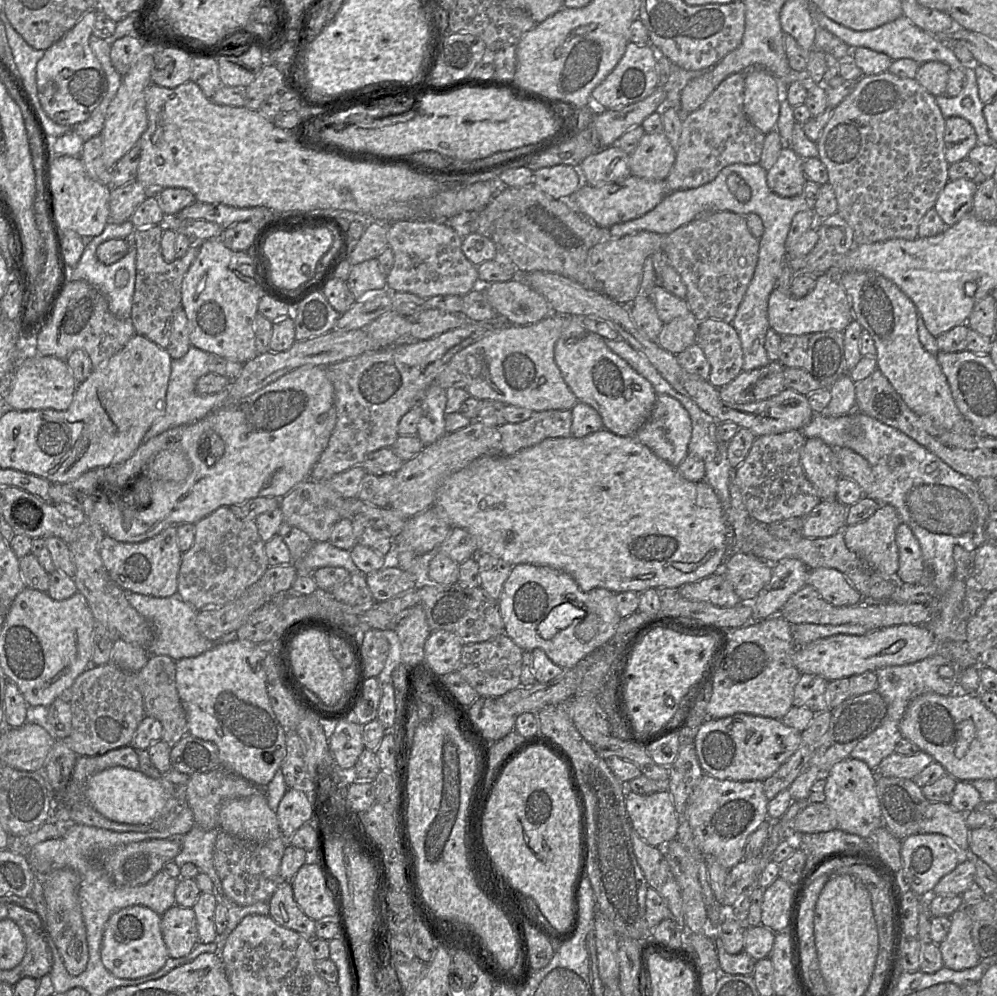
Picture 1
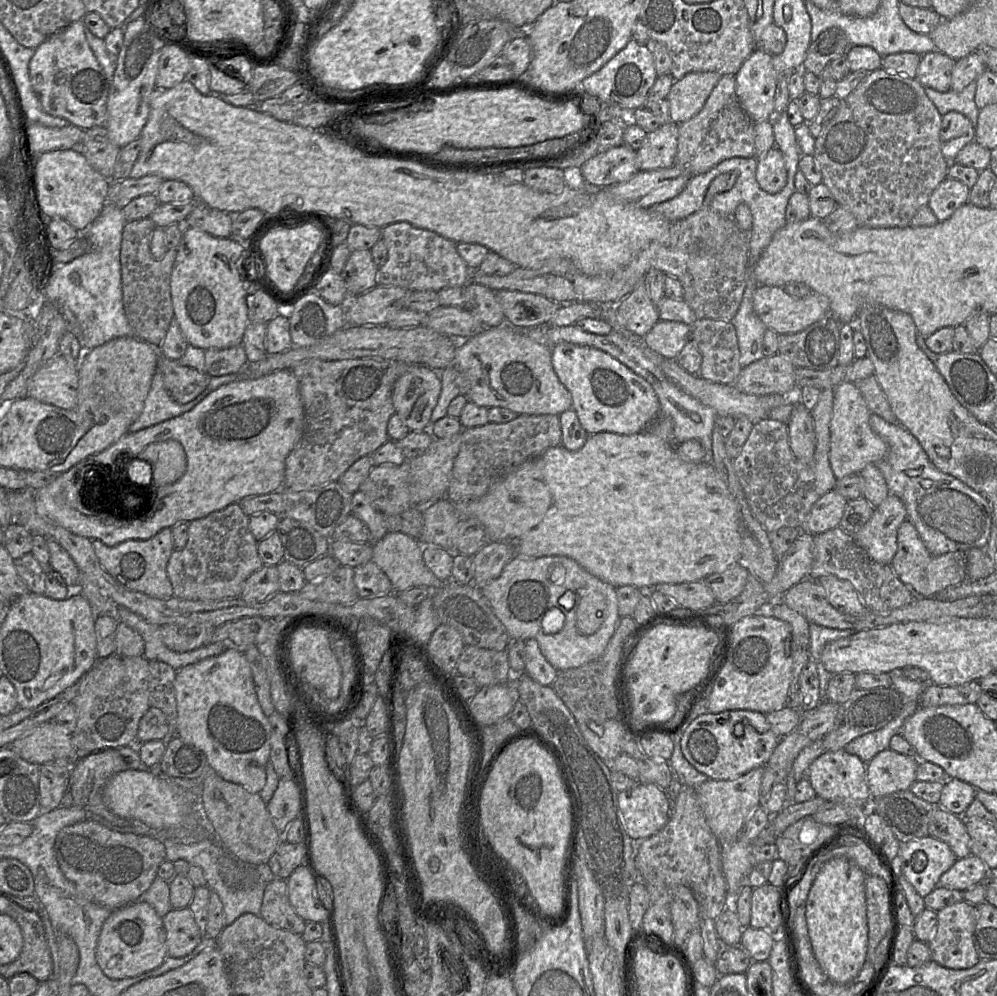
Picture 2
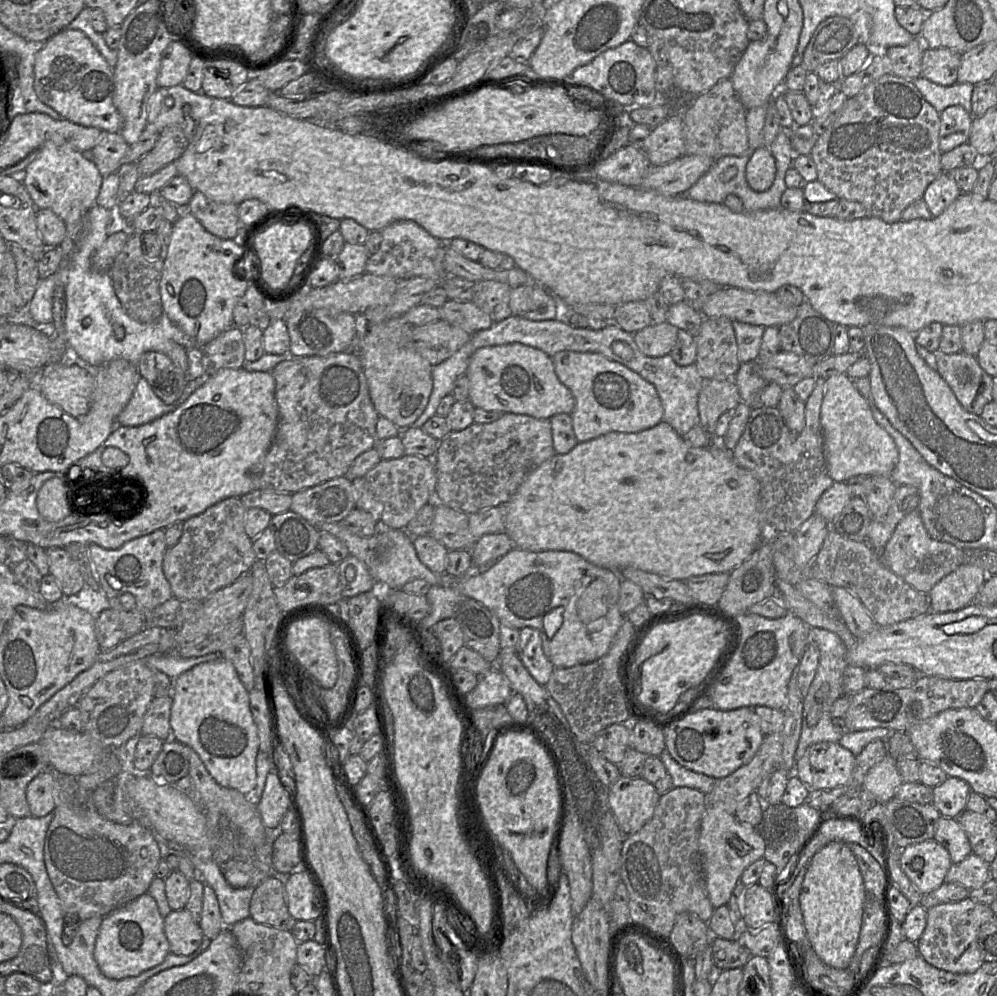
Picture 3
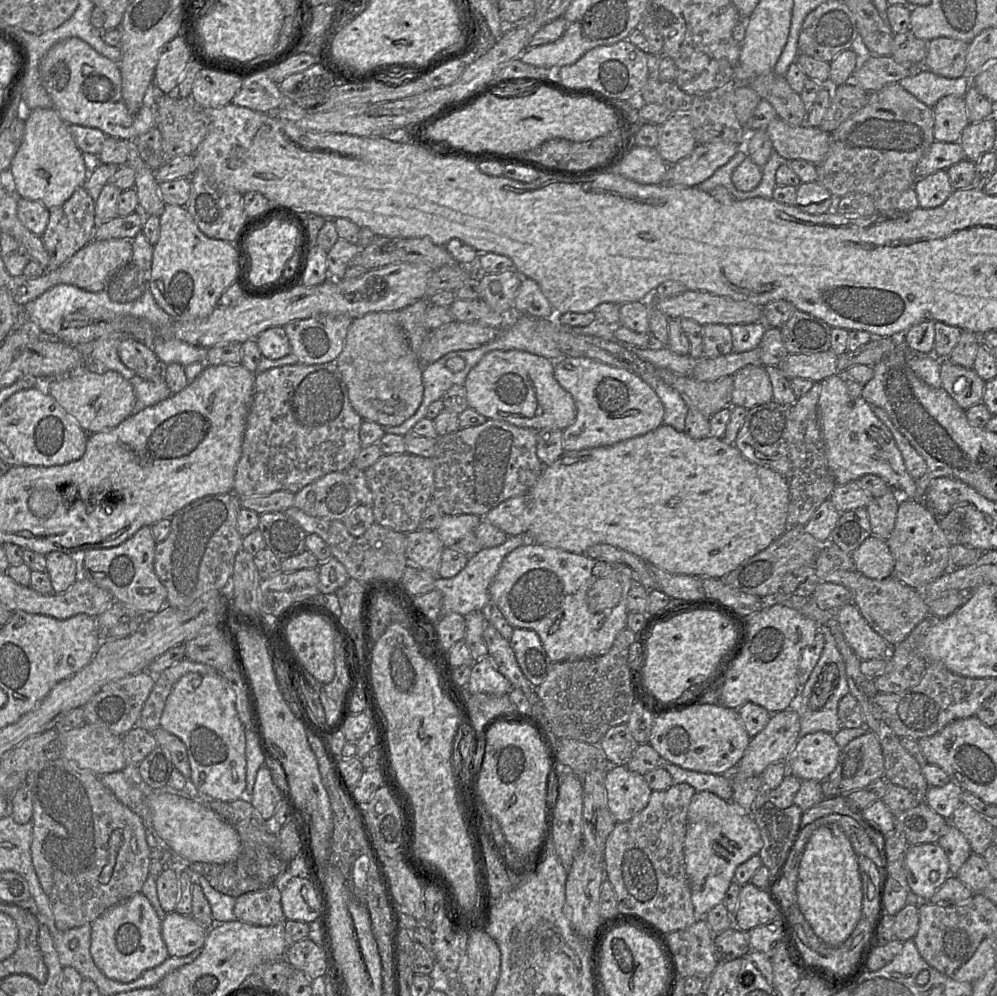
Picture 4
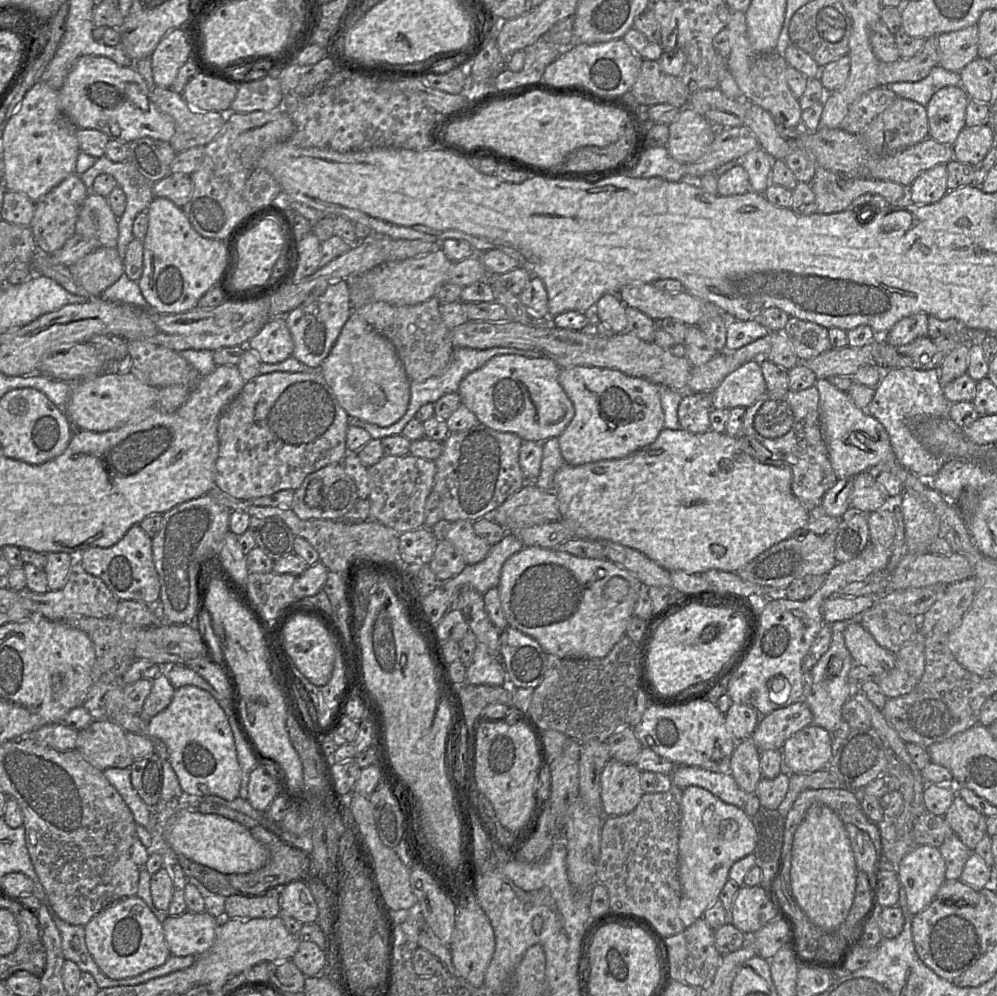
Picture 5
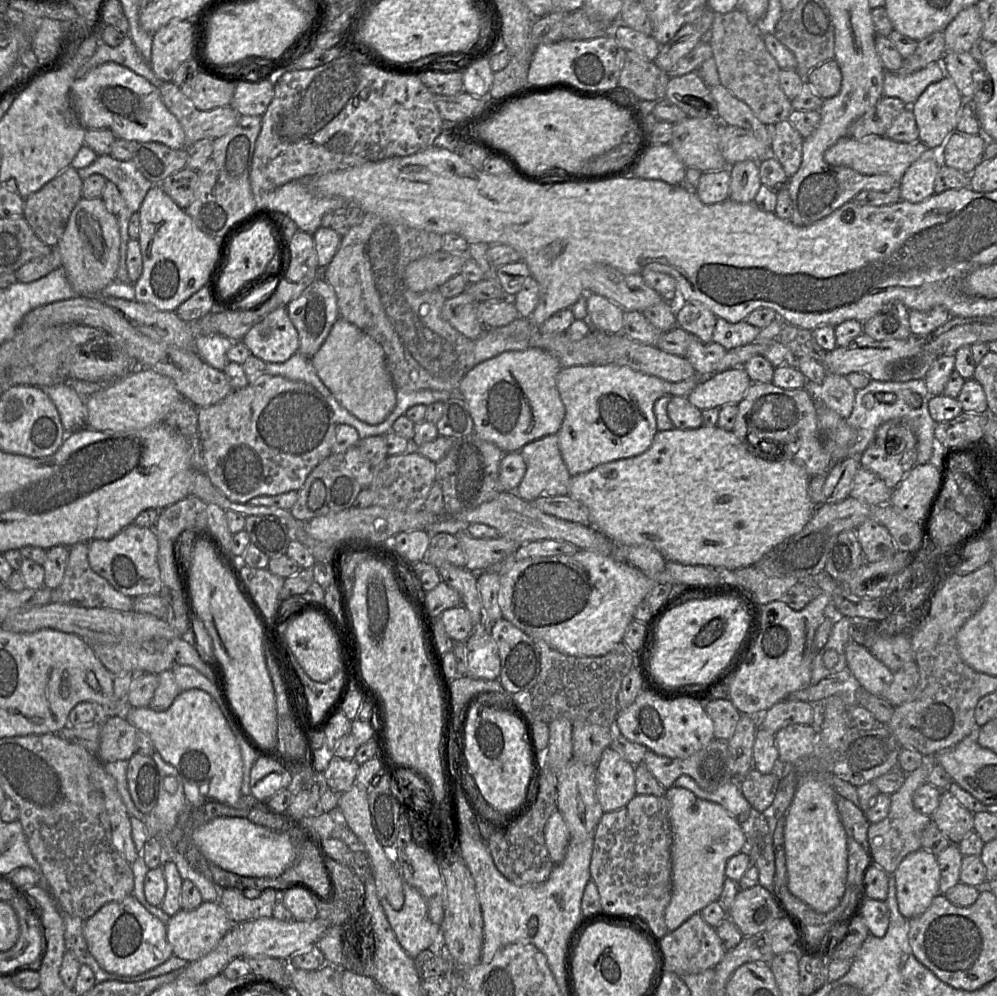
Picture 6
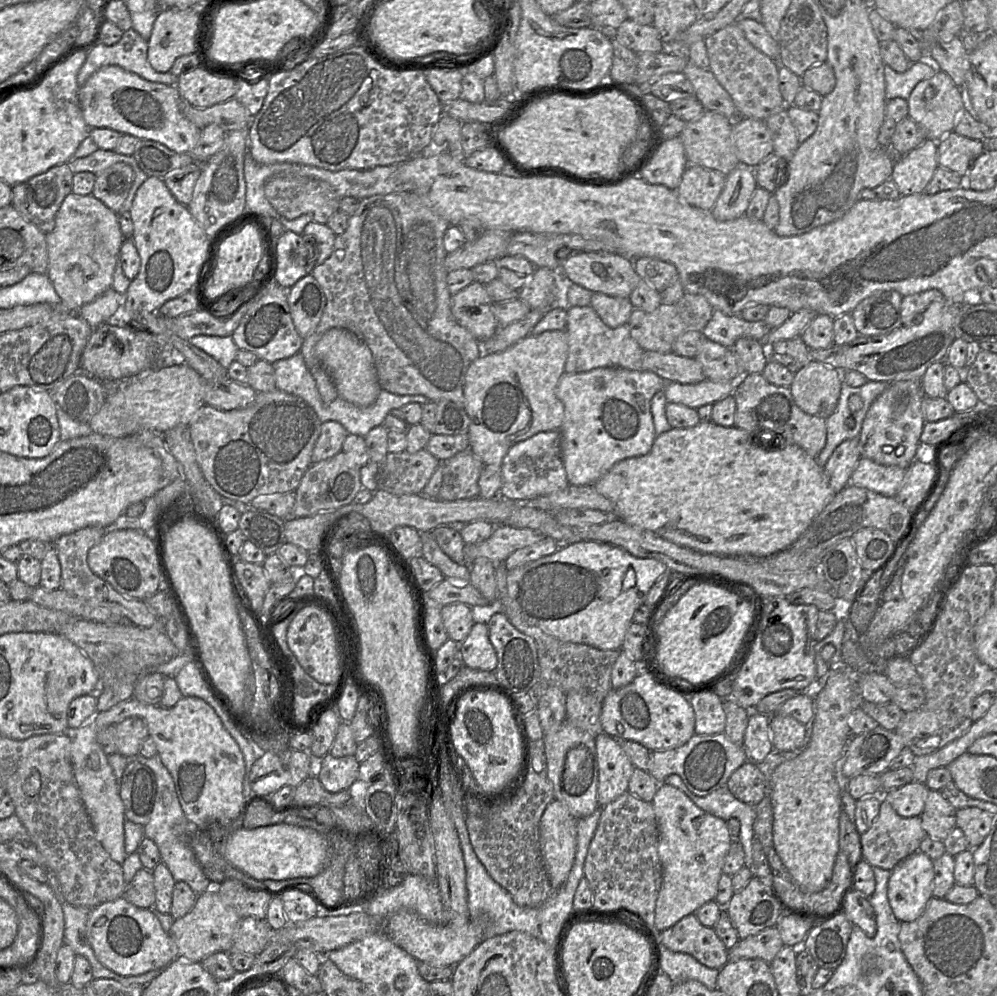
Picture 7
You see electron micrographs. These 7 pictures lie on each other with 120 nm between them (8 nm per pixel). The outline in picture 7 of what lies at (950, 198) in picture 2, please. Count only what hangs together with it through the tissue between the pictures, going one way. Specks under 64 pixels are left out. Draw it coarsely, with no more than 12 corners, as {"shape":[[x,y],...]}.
{"shape":[[926,139],[894,159],[901,196],[922,193],[937,167],[937,142]]}

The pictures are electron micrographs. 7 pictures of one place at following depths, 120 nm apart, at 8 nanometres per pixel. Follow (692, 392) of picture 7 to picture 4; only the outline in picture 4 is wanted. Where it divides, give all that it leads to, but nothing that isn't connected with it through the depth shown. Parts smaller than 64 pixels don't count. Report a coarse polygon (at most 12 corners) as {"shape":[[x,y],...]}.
{"shape":[[760,363],[733,375],[732,406],[749,410],[772,400]]}

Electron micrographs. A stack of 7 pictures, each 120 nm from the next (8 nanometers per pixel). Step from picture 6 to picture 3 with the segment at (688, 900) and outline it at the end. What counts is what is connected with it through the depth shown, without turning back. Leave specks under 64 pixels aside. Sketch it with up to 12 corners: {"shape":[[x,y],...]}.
{"shape":[[708,806],[698,844],[709,899],[728,904],[766,849],[757,827]]}

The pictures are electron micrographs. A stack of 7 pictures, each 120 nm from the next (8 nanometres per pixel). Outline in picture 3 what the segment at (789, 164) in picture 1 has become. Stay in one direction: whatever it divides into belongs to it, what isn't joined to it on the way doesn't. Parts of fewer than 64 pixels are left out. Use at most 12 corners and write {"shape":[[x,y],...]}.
{"shape":[[768,146],[753,150],[746,180],[757,192],[768,190],[776,163]]}

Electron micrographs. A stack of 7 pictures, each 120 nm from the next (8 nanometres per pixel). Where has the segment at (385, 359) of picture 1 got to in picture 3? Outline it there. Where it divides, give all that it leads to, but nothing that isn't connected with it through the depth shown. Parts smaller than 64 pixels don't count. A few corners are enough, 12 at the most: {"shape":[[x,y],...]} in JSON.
{"shape":[[355,352],[277,364],[259,490],[344,476],[379,414]]}

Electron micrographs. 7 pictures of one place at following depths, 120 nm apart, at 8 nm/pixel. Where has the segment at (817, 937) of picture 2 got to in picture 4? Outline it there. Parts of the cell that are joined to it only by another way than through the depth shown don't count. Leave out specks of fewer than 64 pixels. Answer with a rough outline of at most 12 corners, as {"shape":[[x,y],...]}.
{"shape":[[837,825],[810,836],[798,906],[827,945],[862,918],[858,855]]}

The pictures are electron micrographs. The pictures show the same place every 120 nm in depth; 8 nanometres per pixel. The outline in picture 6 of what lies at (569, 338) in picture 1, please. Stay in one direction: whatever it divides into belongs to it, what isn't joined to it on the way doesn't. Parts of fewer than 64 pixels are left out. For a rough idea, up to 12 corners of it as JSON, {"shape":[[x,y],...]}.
{"shape":[[614,364],[562,368],[571,477],[644,453],[672,383]]}

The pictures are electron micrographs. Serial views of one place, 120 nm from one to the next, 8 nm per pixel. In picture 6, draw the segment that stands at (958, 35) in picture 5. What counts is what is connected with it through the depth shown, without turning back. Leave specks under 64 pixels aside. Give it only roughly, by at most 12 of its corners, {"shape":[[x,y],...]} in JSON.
{"shape":[[977,4],[944,30],[946,52],[969,52],[981,38]]}

